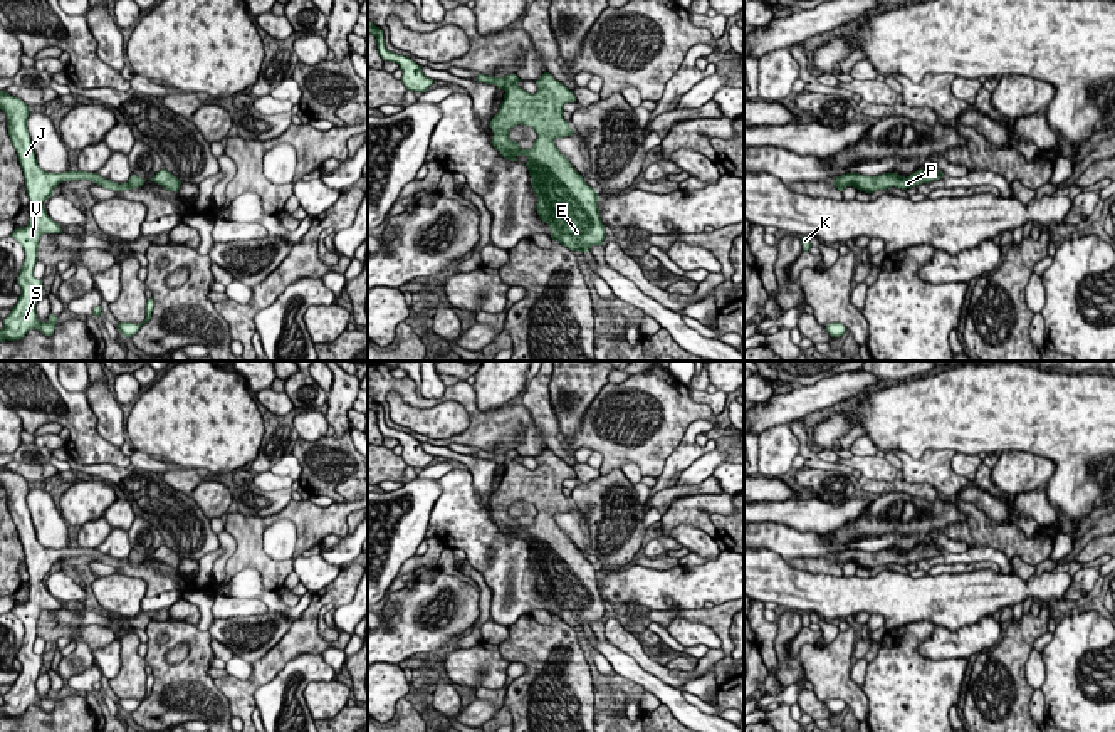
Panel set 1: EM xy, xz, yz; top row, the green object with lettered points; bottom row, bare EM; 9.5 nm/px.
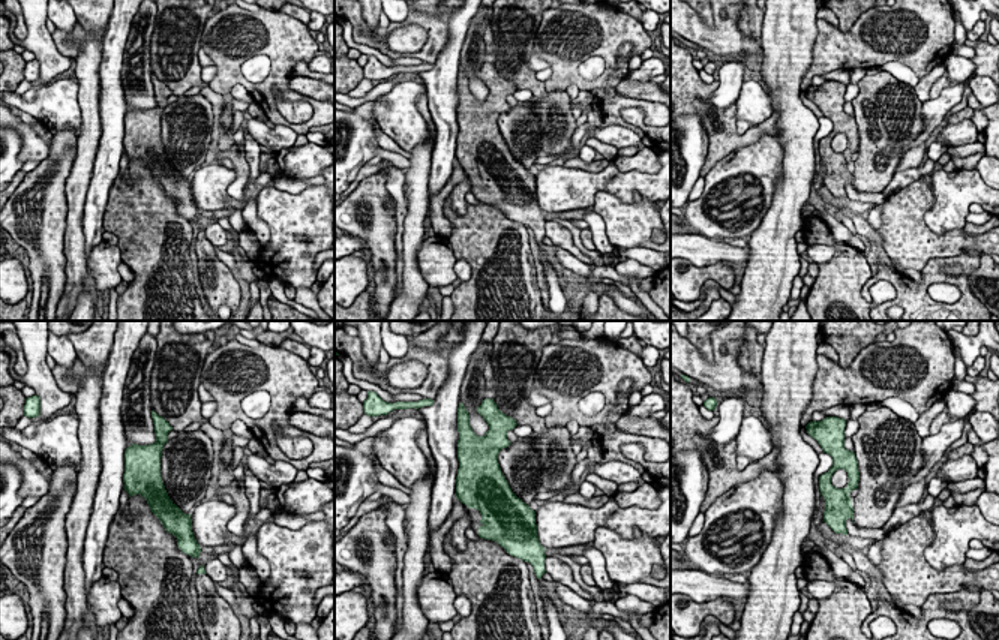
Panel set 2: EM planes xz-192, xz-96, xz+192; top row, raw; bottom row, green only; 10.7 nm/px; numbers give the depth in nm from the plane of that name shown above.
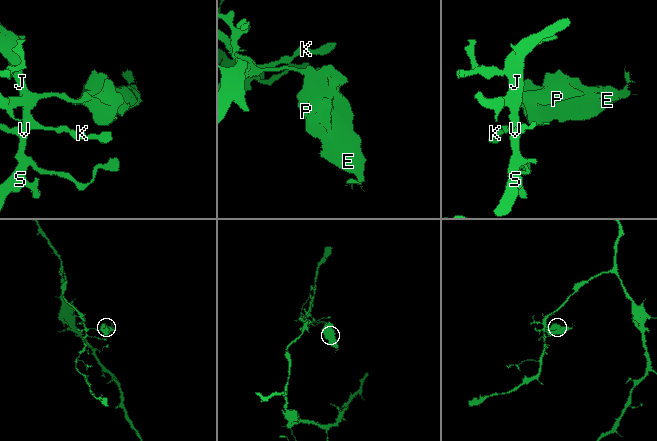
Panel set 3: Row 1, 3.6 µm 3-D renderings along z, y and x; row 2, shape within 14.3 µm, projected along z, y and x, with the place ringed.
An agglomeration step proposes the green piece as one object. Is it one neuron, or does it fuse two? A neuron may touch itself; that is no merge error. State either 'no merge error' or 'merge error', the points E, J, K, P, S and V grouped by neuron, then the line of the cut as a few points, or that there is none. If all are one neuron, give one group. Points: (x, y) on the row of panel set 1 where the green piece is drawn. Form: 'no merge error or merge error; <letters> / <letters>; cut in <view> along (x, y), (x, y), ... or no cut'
merge error; E P / J K S V; cut in xz along (506, 78), (502, 88)

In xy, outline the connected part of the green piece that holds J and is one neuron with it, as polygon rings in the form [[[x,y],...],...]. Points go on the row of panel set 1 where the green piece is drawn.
[[[0,91],[0,109],[7,116],[7,128],[12,144],[18,154],[18,161],[25,178],[25,190],[29,196],[29,223],[24,228],[15,228],[13,237],[24,248],[25,259],[17,277],[17,284],[22,287],[18,302],[12,307],[12,312],[3,319],[0,329],[0,342],[24,339],[30,329],[39,329],[45,336],[52,336],[57,317],[50,314],[47,322],[40,322],[35,314],[35,304],[44,290],[42,280],[34,277],[34,267],[37,262],[39,240],[44,233],[62,233],[59,223],[55,223],[45,212],[44,201],[54,195],[54,188],[62,181],[91,180],[113,191],[131,190],[128,183],[114,183],[87,171],[65,171],[47,173],[35,159],[30,134],[27,131],[29,106]]]

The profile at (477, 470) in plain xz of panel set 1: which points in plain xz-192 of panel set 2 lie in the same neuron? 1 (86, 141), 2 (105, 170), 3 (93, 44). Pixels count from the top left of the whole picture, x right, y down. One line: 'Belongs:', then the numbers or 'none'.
Belongs: 2

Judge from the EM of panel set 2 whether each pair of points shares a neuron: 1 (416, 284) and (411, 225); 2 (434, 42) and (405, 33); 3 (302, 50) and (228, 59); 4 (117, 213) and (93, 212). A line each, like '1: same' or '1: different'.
1: same
2: different
3: same
4: different

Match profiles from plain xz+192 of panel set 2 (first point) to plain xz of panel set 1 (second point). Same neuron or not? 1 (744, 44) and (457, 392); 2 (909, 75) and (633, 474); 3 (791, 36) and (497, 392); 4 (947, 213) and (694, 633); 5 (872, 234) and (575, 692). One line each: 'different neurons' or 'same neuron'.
1: same neuron
2: same neuron
3: same neuron
4: different neurons
5: different neurons

